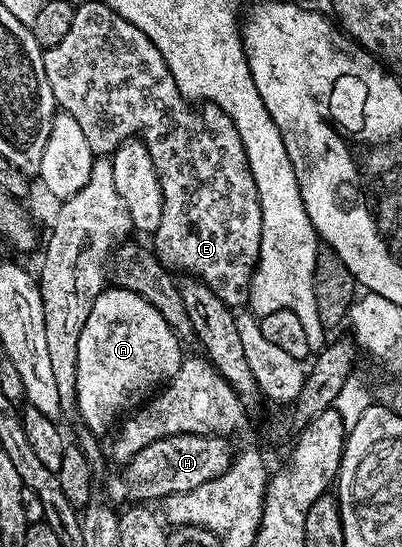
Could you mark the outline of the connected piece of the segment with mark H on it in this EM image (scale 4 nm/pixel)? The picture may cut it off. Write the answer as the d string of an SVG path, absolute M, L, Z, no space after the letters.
M195 434L170 435L150 442L124 464L122 475L117 473L106 481L106 500L115 505L151 503L153 499L161 501L165 496L191 492L228 470L233 458L229 443L226 436Z

